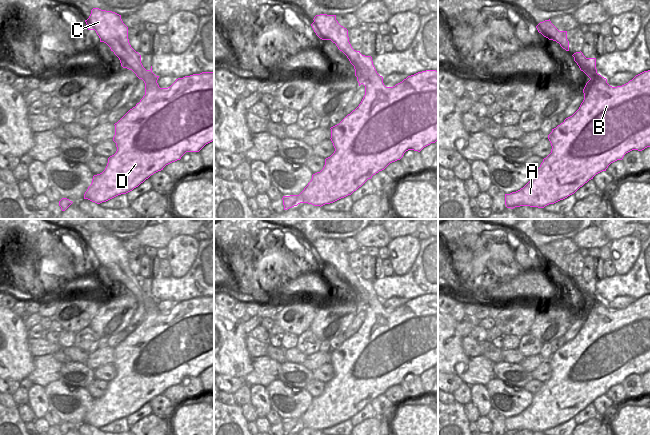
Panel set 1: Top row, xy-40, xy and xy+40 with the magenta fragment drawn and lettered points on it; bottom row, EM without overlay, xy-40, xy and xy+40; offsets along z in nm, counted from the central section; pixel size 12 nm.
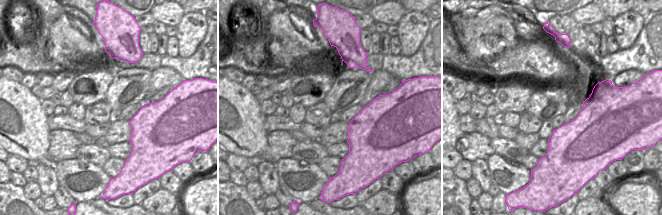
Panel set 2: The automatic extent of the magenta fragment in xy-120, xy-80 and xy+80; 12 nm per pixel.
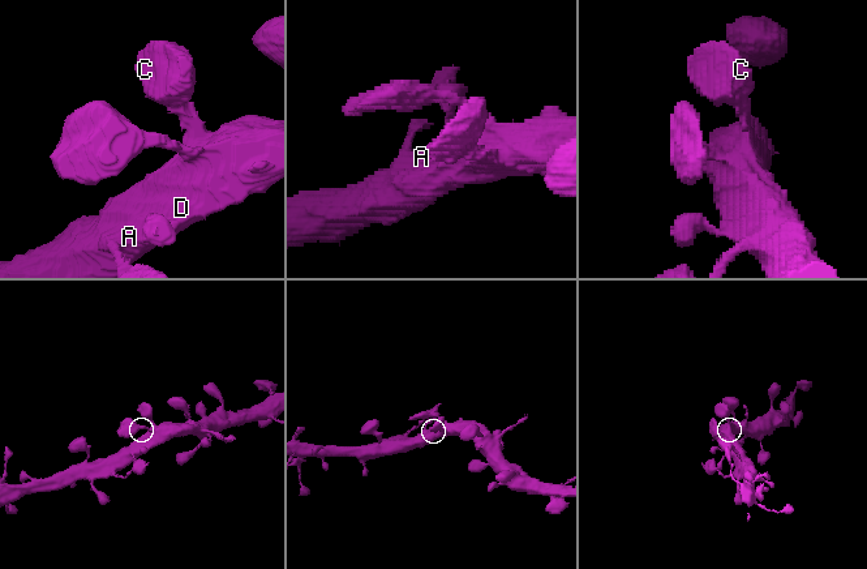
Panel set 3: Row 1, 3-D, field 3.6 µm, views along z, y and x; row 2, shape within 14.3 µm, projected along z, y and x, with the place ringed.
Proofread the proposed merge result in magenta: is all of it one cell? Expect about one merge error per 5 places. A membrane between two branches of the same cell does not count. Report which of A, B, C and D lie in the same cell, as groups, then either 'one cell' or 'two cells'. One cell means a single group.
A B C D | one cell

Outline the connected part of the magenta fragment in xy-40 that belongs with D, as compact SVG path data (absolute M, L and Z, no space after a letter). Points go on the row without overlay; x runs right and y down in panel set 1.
M93 232L85 246L88 254L95 254L100 266L110 271L119 282L121 290L132 294L145 307L145 319L140 326L114 348L113 365L116 367L116 377L108 382L105 394L93 400L92 407L84 418L84 423L100 428L132 415L151 399L163 394L166 389L180 384L186 376L199 376L206 368L214 365L214 296L202 296L178 302L170 311L160 312L157 307L159 300L152 296L152 290L150 294L146 294L141 287L141 279L131 271L128 251L123 247L121 239Z

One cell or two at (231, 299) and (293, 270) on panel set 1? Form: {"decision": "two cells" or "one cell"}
{"decision": "two cells"}

